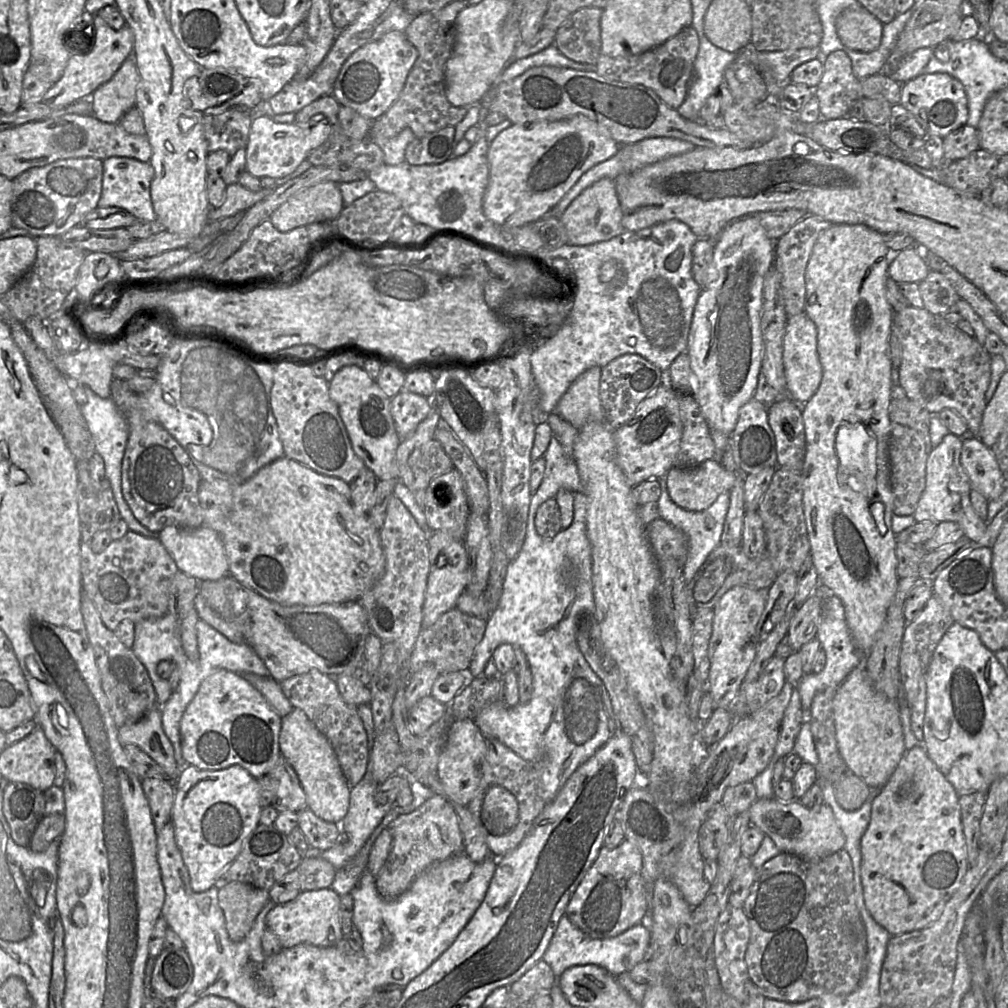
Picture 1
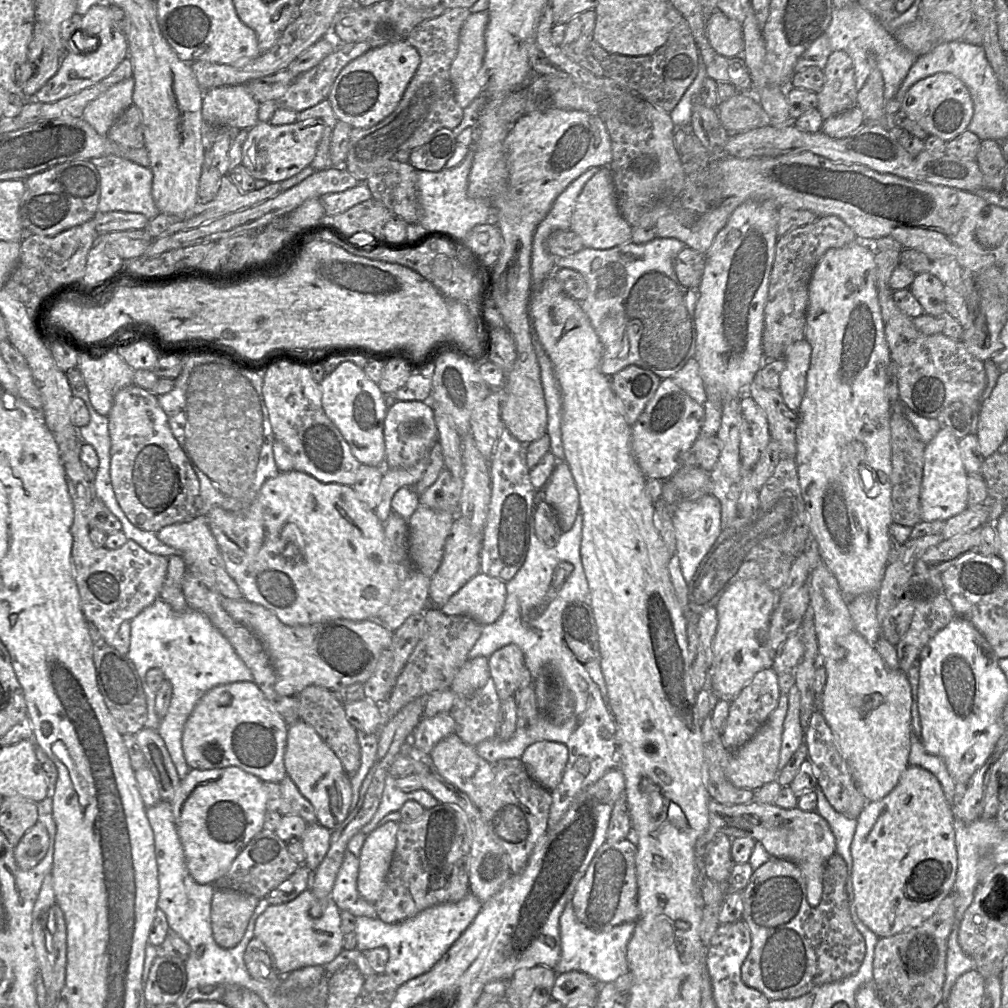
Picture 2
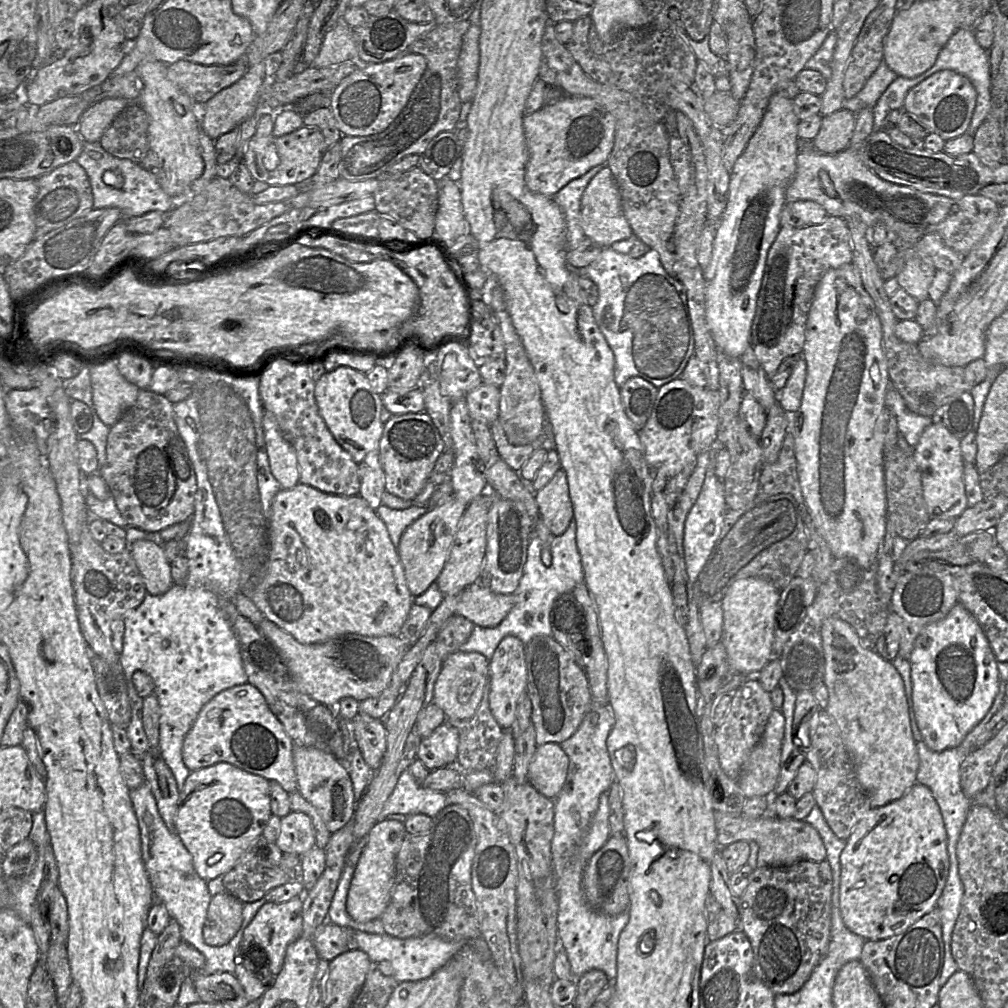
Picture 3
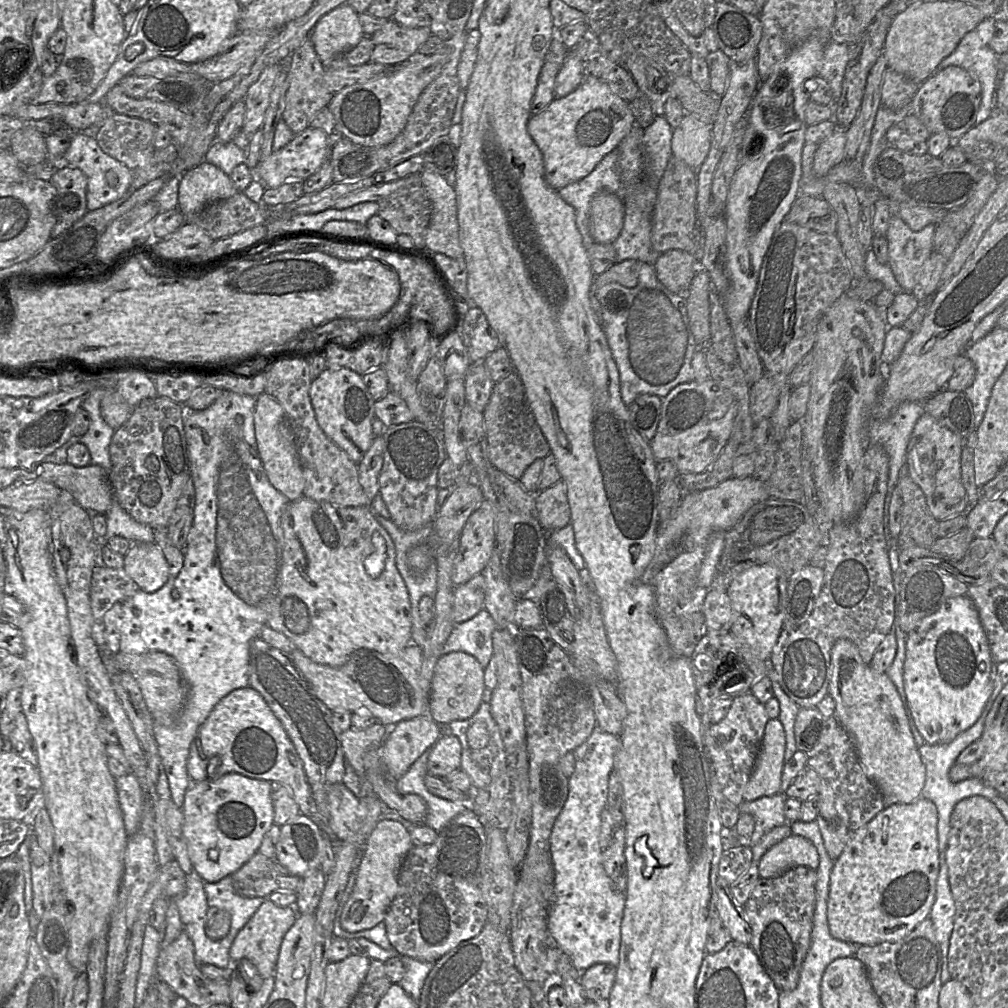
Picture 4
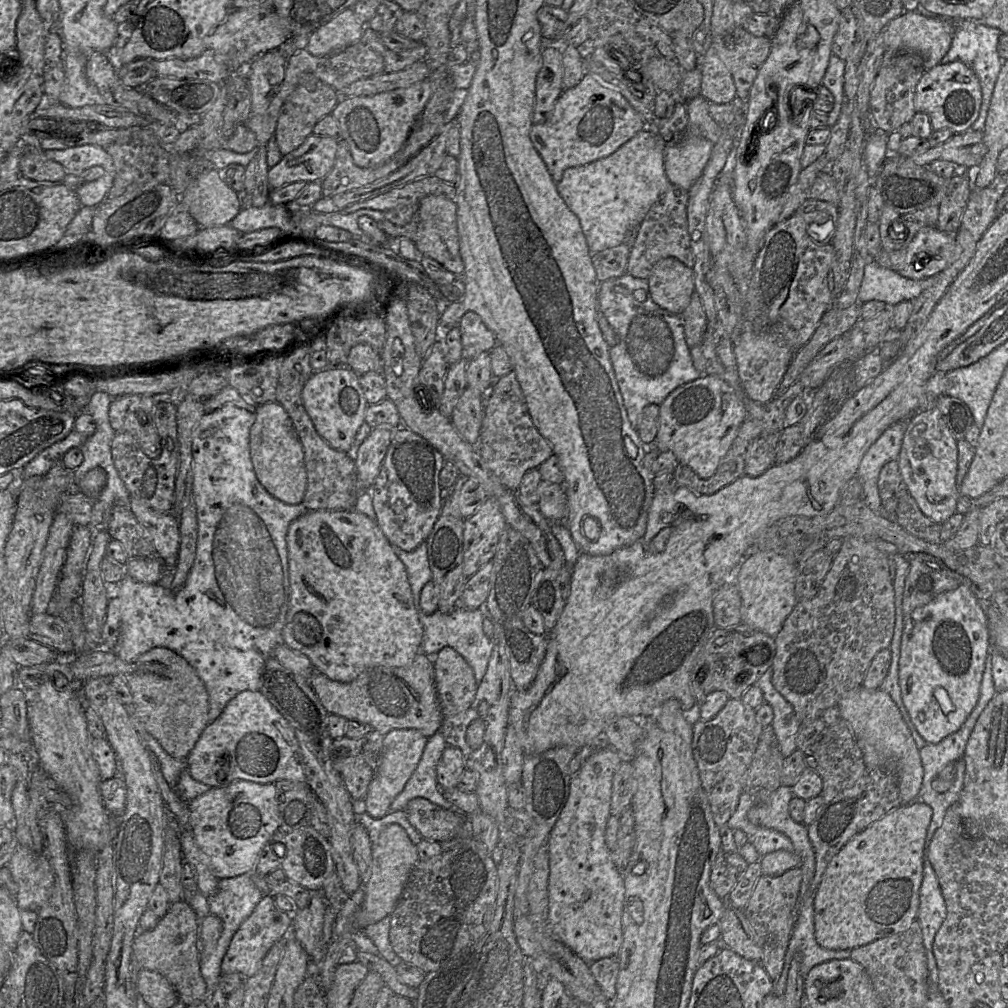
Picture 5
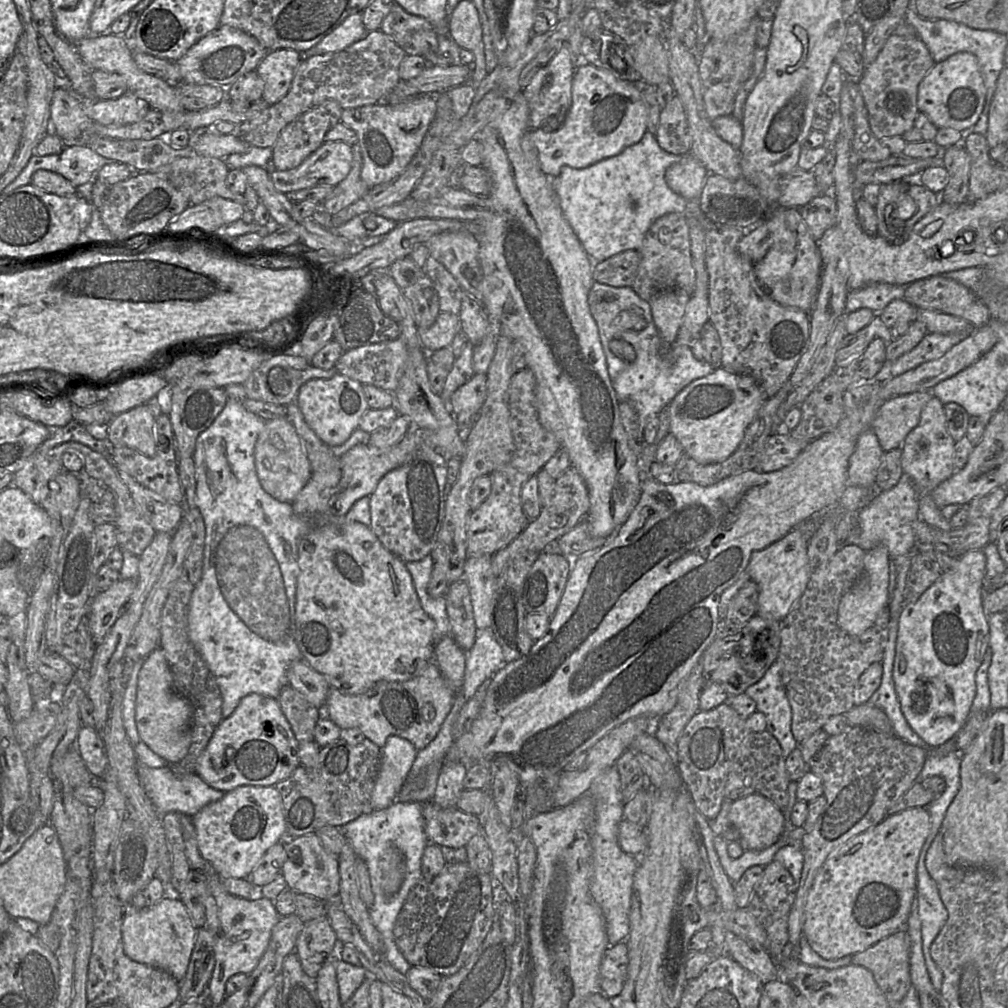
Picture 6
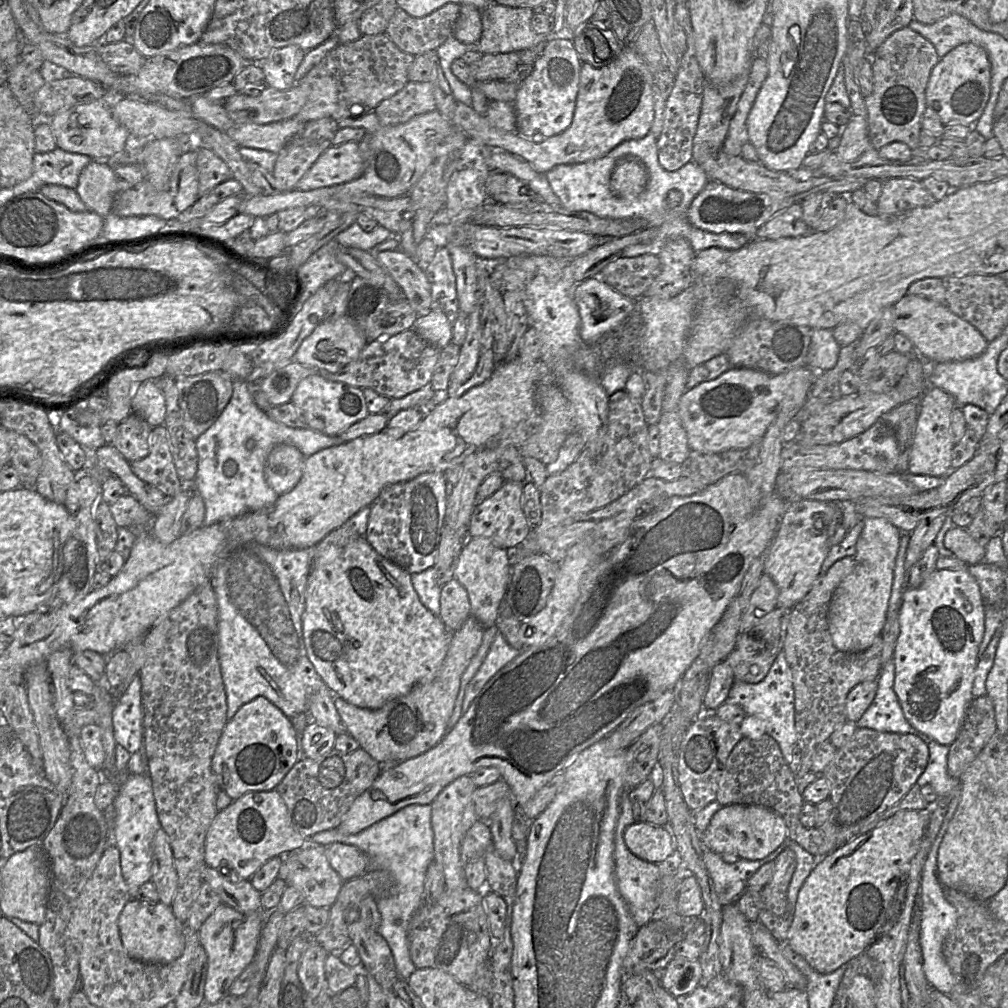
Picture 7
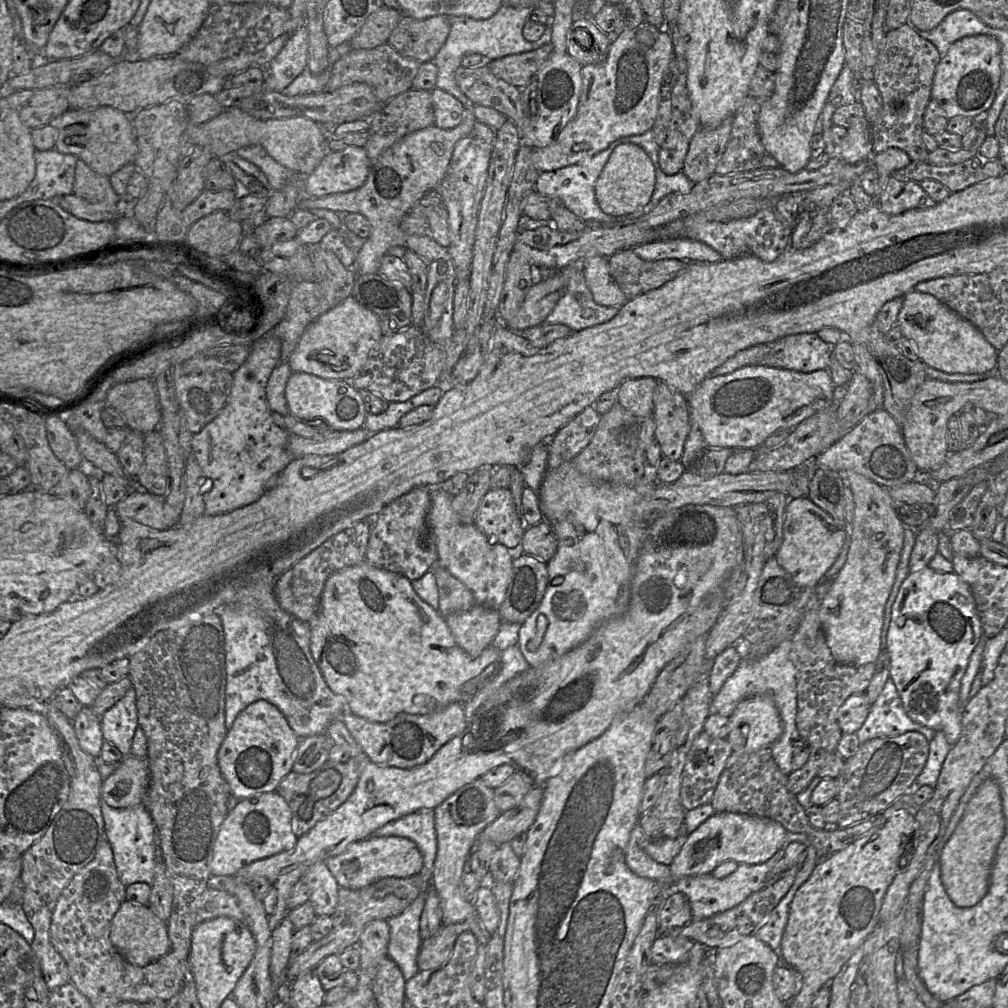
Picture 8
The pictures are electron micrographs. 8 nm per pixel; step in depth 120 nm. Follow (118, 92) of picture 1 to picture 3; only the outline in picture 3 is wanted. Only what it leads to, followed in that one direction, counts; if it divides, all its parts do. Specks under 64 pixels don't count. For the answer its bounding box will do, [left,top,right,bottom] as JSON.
[77,98,131,142]

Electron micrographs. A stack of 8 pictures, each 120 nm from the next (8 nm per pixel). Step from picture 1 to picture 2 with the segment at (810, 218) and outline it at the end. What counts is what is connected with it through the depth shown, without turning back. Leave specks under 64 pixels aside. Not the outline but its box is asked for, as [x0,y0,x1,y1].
[764,215,859,361]

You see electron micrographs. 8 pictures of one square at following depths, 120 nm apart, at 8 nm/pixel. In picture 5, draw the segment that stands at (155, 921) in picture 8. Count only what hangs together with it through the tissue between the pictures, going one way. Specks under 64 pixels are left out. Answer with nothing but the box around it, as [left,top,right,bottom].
[132,901,209,1006]

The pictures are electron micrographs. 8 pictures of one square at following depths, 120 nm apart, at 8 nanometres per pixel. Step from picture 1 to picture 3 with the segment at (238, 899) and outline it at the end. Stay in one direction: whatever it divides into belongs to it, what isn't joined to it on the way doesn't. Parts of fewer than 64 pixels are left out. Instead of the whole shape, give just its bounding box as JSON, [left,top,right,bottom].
[203,892,243,947]

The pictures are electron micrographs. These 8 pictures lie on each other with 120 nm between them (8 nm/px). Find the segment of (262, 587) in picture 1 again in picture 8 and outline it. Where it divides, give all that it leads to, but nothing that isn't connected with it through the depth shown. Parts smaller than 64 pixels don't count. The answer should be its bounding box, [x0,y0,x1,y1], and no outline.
[309,561,501,723]

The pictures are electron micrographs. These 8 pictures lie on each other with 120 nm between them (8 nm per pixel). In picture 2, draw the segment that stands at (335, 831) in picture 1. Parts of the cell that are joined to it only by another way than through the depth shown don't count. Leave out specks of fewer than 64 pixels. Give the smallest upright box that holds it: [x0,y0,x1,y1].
[302,822,332,872]

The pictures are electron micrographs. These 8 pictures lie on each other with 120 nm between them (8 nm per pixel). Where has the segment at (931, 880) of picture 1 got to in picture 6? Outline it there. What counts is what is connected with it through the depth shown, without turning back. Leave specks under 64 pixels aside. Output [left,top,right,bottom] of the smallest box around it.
[802,807,930,960]

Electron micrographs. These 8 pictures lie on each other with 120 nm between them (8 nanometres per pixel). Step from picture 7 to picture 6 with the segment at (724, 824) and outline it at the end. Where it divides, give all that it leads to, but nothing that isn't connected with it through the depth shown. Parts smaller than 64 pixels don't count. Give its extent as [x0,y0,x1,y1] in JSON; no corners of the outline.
[728,793,784,851]

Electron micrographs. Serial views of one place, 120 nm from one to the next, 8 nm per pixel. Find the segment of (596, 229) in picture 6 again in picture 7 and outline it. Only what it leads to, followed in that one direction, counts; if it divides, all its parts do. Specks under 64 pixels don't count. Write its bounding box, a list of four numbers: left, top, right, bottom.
[545,133,750,257]

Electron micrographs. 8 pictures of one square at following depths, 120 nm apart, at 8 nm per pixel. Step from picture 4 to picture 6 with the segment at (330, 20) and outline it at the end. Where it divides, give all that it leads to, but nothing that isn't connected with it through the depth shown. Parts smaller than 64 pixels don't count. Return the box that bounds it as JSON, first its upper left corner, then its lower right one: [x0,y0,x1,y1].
[315,12,368,54]

